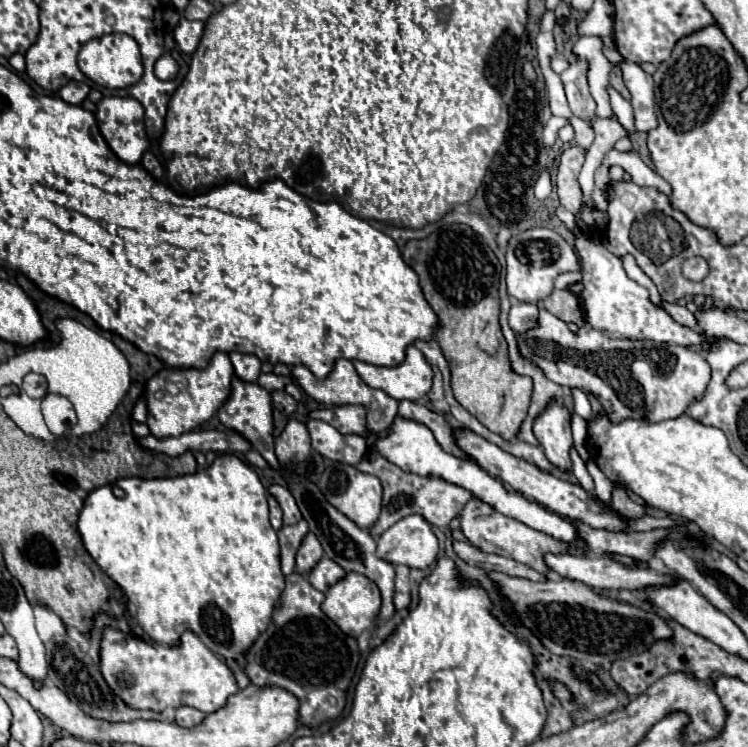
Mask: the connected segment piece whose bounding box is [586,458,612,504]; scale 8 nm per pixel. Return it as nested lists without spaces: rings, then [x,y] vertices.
[[[592,458],[586,462],[586,468],[590,472],[590,476],[594,478],[594,484],[596,484],[596,498],[600,498],[602,502],[610,502],[610,494],[612,494],[612,482],[604,476],[604,472],[596,466],[596,462],[592,462]]]

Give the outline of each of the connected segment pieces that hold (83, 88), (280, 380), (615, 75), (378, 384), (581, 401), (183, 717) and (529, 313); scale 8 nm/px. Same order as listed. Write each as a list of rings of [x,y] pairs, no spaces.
[[[68,82],[66,86],[62,86],[62,90],[58,90],[58,96],[74,106],[80,106],[90,94],[90,86],[84,82]]]
[[[268,372],[268,374],[260,374],[258,376],[258,384],[262,388],[266,388],[268,392],[274,392],[274,390],[282,390],[286,386],[286,378],[278,376],[274,372]]]
[[[614,66],[612,72],[610,72],[610,84],[612,84],[626,100],[630,100],[630,92],[626,90],[626,84],[624,84],[624,80],[622,80],[622,70],[620,70],[618,66]]]
[[[414,344],[406,348],[404,362],[394,368],[360,360],[354,360],[354,368],[370,388],[384,390],[396,400],[418,400],[426,396],[432,386],[432,368]]]
[[[572,390],[572,396],[574,396],[574,412],[578,416],[582,416],[586,422],[590,422],[592,420],[592,406],[590,406],[588,396],[582,390]]]
[[[182,706],[182,708],[176,708],[176,718],[174,722],[178,726],[196,726],[198,722],[204,720],[204,712],[196,710],[196,708],[188,708],[188,706]]]
[[[512,300],[508,324],[514,332],[522,332],[522,330],[528,330],[530,326],[536,326],[536,320],[538,320],[538,306],[536,304]]]

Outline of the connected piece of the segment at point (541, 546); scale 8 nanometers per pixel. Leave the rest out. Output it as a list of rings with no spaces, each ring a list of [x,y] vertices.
[[[472,498],[464,506],[464,510],[460,514],[460,530],[482,552],[508,556],[508,558],[518,560],[518,562],[522,562],[522,564],[526,564],[538,572],[544,572],[544,574],[548,572],[548,568],[542,562],[542,554],[546,554],[546,552],[568,552],[568,544],[556,542],[554,538],[550,538],[538,530],[532,530],[530,526],[526,526],[514,518],[508,518],[508,516],[496,512],[494,508],[486,506],[484,502],[478,502],[478,498]]]

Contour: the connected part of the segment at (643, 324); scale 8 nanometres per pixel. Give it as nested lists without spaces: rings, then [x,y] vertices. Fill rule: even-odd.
[[[576,232],[574,248],[576,248],[578,260],[582,266],[582,282],[584,282],[582,302],[584,302],[584,310],[586,310],[586,322],[592,328],[604,330],[604,332],[618,332],[626,338],[672,342],[678,346],[700,344],[705,354],[708,350],[708,342],[718,339],[718,337],[700,336],[696,330],[676,324],[674,318],[666,310],[656,308],[648,300],[648,290],[626,276],[620,258],[614,256],[604,244],[594,244],[586,236]]]

